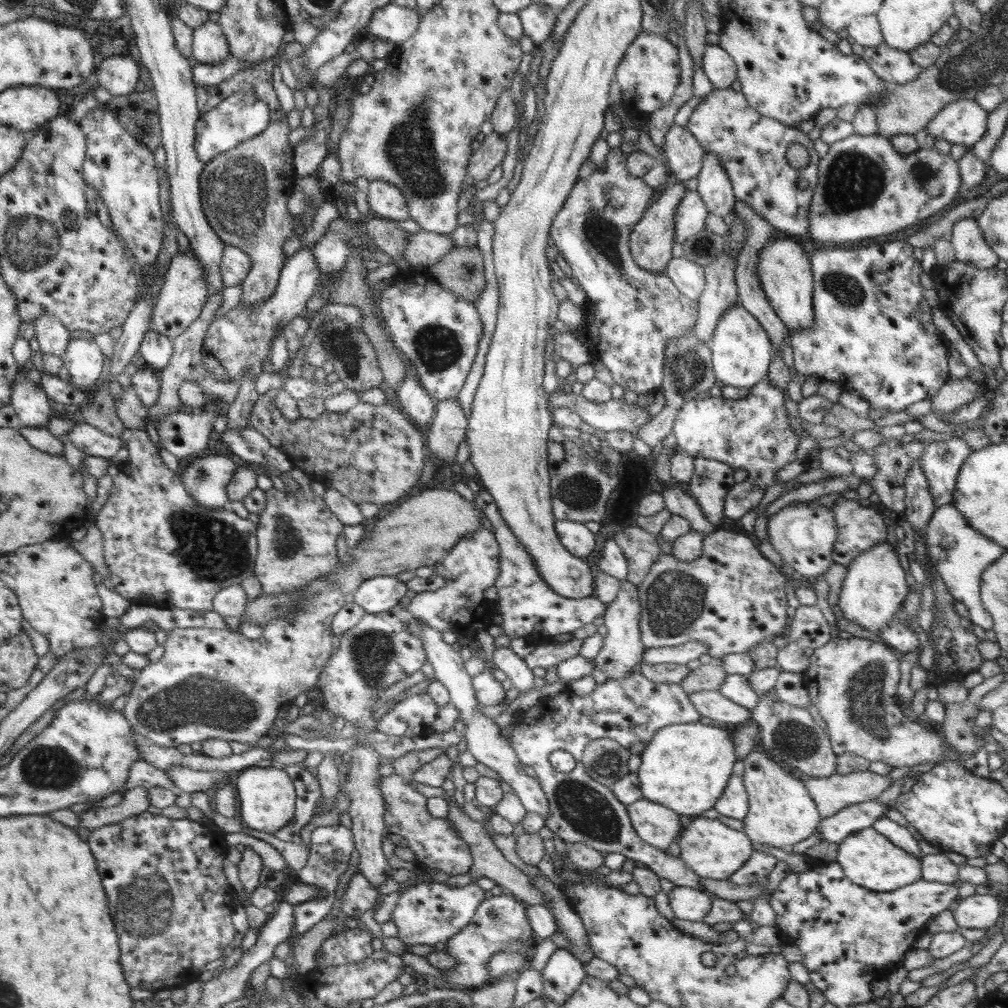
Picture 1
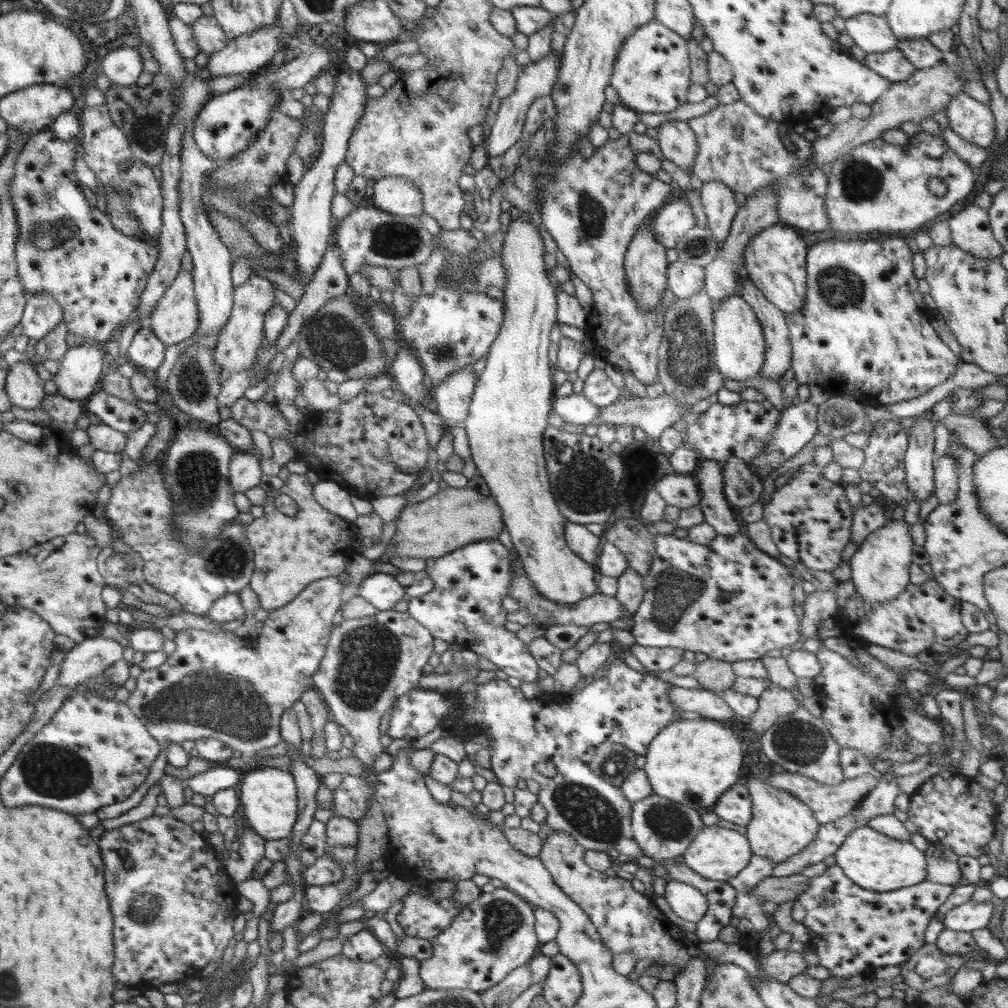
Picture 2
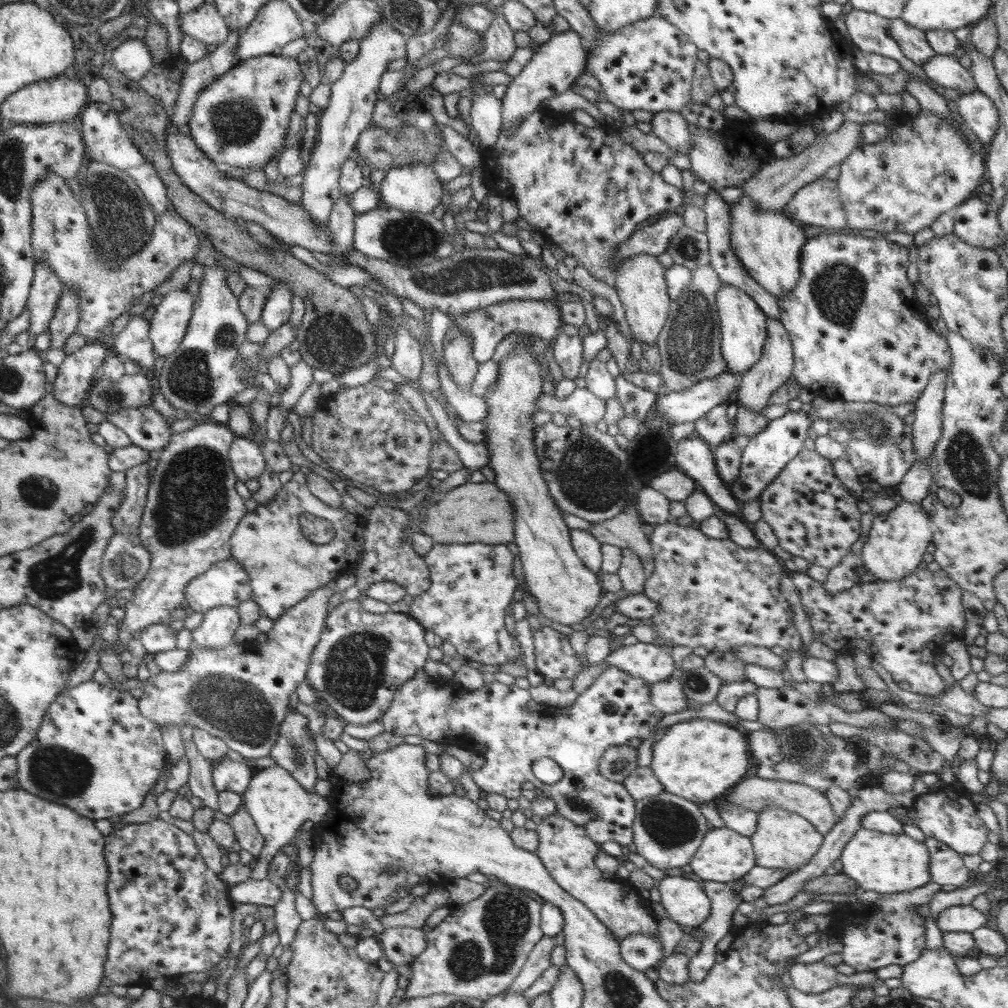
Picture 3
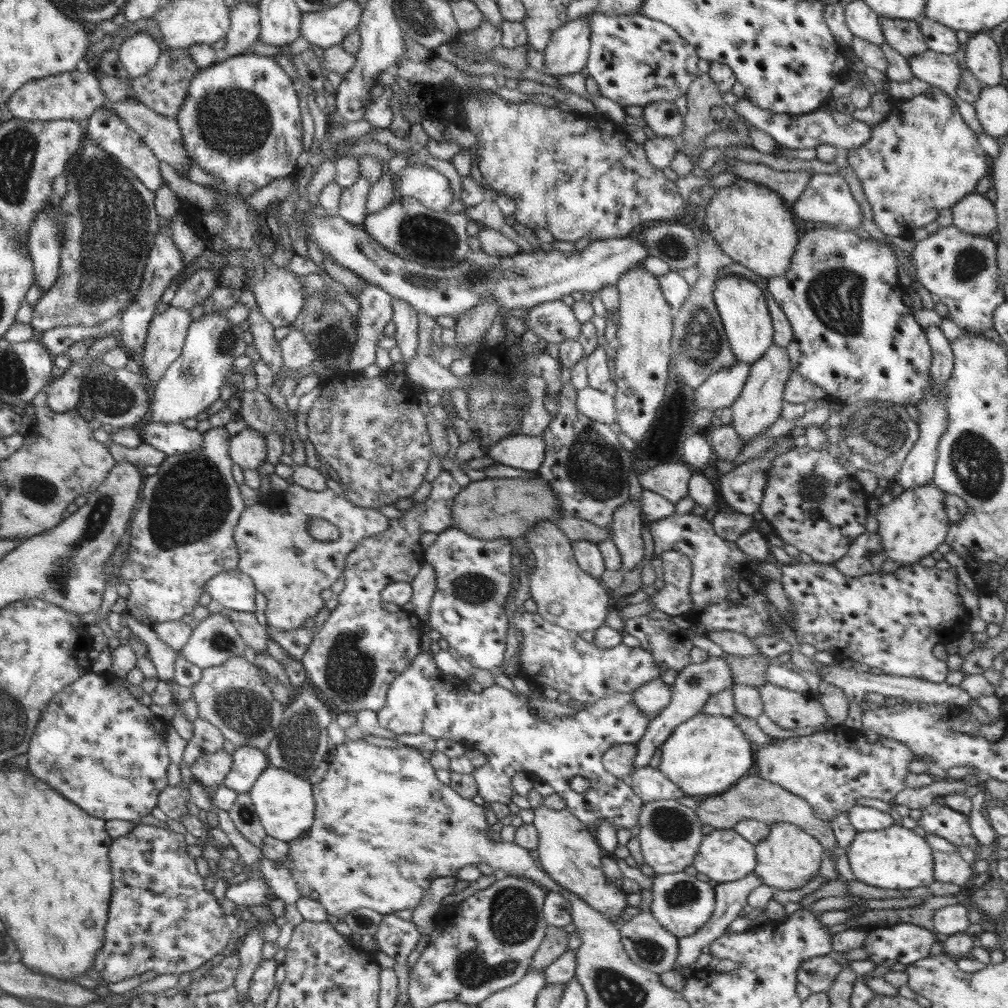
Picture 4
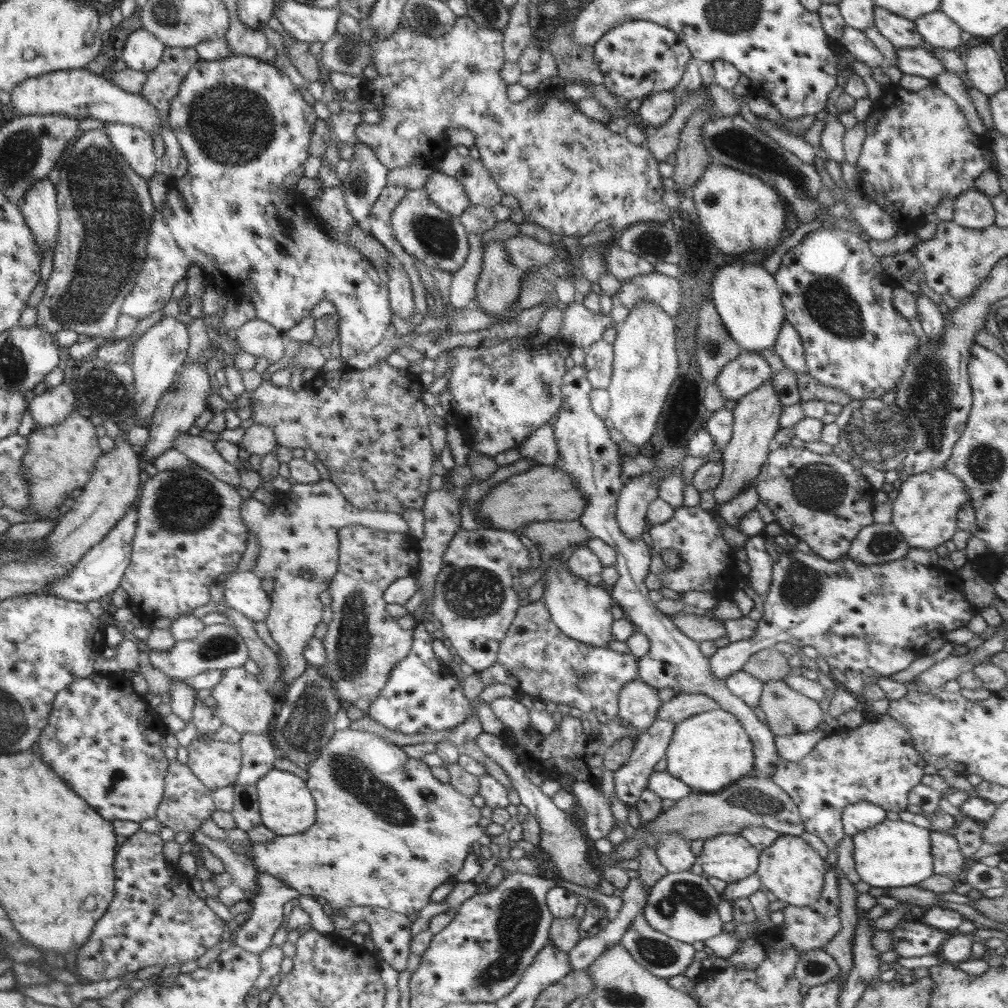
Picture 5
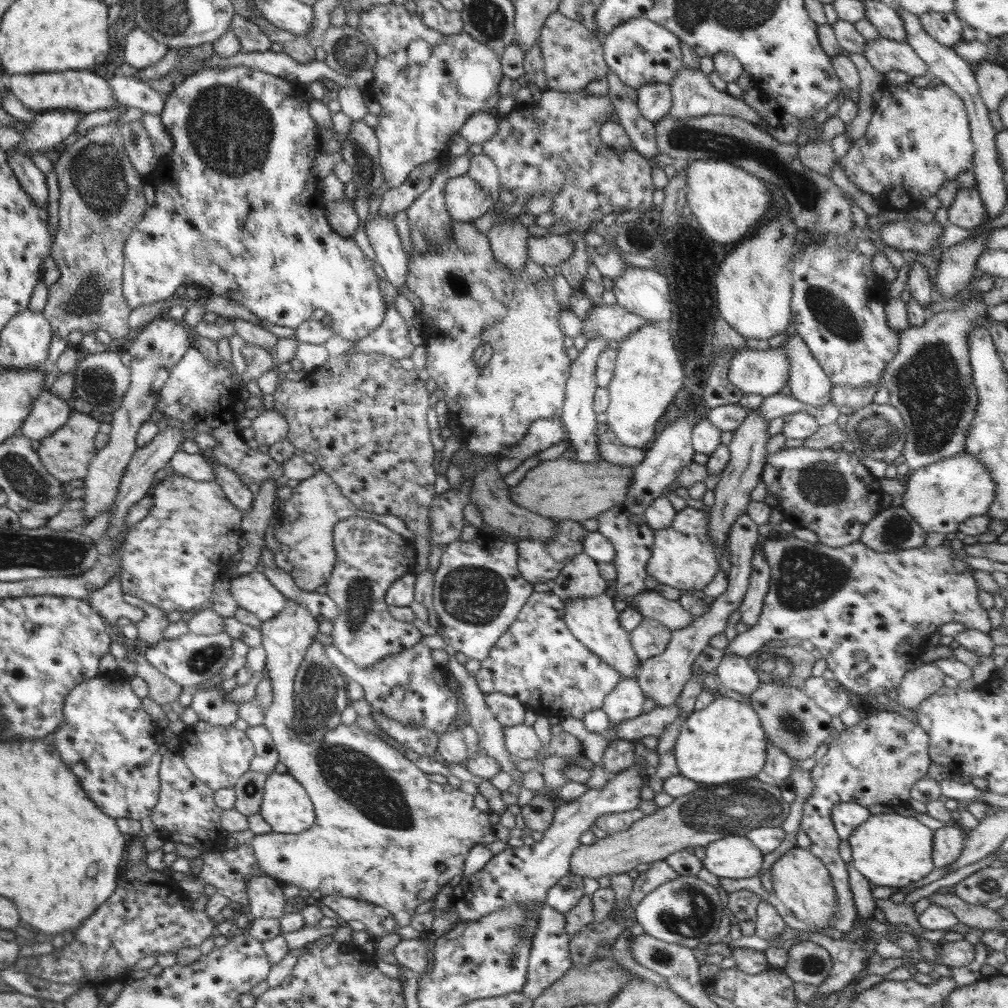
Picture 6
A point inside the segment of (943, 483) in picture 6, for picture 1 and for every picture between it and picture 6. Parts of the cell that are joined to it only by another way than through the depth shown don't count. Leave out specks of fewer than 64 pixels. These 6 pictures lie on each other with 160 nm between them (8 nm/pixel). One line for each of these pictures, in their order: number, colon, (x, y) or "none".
1: (874, 589)
2: (880, 566)
3: (894, 547)
4: (911, 526)
5: (925, 511)

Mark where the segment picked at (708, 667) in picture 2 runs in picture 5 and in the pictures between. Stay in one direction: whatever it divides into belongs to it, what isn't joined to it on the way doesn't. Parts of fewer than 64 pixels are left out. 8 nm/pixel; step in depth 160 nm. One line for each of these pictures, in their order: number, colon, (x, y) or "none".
3: (728, 667)
4: (751, 670)
5: (768, 664)

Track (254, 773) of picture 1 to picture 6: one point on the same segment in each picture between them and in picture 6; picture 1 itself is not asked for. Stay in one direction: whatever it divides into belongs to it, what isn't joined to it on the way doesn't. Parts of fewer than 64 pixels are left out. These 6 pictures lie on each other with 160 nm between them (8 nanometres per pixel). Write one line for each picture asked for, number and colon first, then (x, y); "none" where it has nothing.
2: (268, 796)
3: (280, 805)
4: (285, 804)
5: (286, 806)
6: (286, 806)

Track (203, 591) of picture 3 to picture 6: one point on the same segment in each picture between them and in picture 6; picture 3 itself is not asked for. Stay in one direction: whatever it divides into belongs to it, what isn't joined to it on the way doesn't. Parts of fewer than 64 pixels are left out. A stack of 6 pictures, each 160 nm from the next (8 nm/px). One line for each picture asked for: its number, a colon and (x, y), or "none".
4: (234, 590)
5: (243, 592)
6: (253, 592)

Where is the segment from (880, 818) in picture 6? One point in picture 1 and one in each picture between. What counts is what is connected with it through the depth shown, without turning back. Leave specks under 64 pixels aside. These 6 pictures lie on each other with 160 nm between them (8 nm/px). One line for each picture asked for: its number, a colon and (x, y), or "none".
1: (867, 858)
2: (870, 859)
3: (886, 863)
4: (897, 858)
5: (894, 853)

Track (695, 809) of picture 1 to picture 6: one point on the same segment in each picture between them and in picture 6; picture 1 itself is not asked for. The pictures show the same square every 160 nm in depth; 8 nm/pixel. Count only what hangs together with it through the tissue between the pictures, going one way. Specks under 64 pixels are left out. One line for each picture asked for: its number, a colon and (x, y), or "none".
2: (692, 762)
3: (700, 760)
4: (703, 756)
5: (708, 751)
6: (725, 741)

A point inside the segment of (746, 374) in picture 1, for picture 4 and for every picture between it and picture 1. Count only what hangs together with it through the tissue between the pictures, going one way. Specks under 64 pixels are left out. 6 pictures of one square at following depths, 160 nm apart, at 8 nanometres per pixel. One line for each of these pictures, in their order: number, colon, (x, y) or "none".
2: (739, 351)
3: (743, 325)
4: (741, 304)

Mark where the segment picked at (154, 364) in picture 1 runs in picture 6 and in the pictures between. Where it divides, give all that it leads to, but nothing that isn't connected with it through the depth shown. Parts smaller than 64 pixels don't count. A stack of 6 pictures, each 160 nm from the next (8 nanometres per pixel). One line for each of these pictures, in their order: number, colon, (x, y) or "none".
2: (145, 350)
3: (133, 343)
4: (164, 263)
5: (243, 126)
6: (237, 209)

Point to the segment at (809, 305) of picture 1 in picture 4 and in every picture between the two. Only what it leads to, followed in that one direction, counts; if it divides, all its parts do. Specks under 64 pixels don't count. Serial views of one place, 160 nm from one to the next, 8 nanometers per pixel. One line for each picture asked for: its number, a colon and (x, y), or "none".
2: (775, 261)
3: (768, 244)
4: (752, 224)

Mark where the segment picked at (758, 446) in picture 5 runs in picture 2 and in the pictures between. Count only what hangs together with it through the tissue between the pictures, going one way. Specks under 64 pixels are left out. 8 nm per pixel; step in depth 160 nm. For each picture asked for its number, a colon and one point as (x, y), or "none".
2: (778, 352)
3: (775, 367)
4: (757, 407)

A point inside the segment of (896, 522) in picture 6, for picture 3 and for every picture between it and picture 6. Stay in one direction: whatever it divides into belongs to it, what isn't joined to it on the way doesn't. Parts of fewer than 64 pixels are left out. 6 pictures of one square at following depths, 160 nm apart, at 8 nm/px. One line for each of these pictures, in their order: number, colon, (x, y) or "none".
3: (848, 572)
4: (865, 555)
5: (877, 543)

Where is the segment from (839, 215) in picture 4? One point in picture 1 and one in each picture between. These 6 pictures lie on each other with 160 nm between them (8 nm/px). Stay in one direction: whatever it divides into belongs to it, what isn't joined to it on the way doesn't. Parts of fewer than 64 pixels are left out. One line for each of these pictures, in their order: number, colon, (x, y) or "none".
1: (751, 147)
2: (736, 146)
3: (816, 205)

